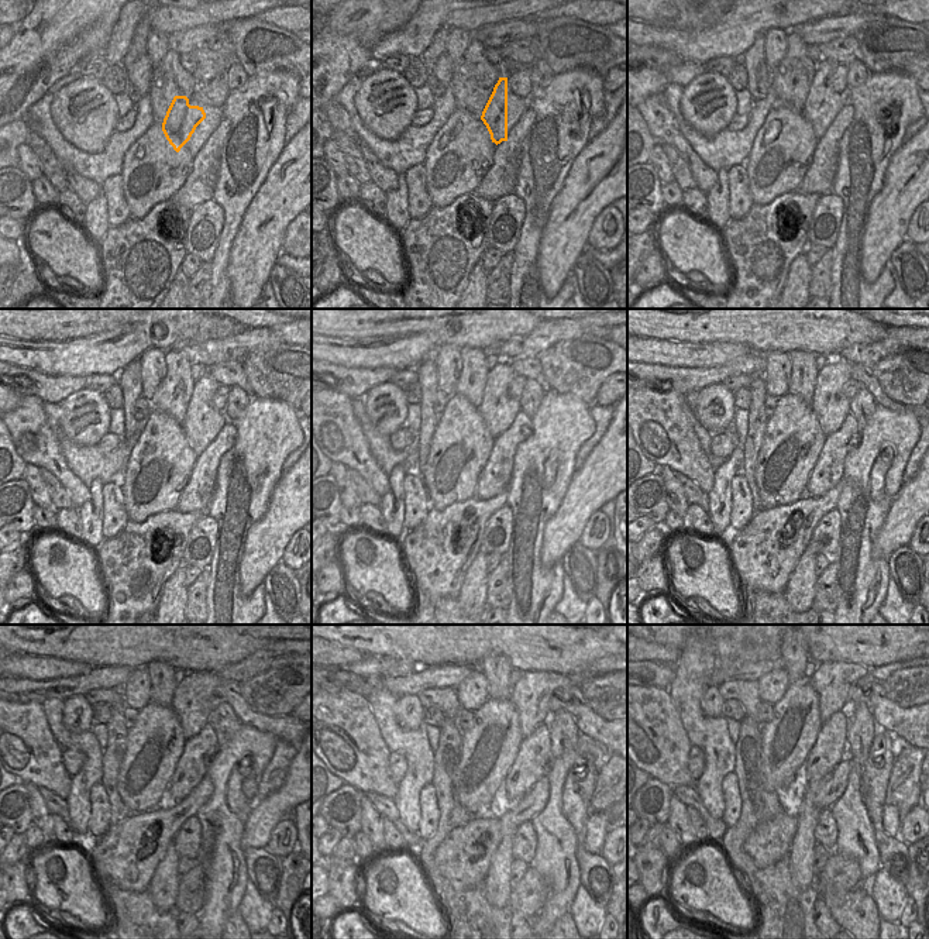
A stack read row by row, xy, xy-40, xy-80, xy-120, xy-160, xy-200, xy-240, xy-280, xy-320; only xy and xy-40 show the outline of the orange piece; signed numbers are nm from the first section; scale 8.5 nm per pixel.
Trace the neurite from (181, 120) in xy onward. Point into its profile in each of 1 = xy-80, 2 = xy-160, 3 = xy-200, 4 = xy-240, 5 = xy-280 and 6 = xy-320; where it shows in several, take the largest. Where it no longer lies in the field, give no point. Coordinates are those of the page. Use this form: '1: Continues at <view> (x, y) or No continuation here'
1: Continues at xy-80 (812, 110)
2: Continues at xy-160 (494, 408)
3: Continues at xy-200 (829, 385)
4: Continues at xy-240 (198, 701)
5: Continues at xy-280 (512, 704)
6: Continues at xy-320 (826, 697)

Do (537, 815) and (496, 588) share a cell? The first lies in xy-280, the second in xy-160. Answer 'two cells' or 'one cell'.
two cells

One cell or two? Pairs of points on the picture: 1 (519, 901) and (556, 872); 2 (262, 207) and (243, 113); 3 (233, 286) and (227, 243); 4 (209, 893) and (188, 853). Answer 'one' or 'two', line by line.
1: two
2: two
3: one
4: two

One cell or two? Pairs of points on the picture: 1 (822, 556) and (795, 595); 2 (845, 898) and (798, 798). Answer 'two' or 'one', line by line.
1: one
2: two

